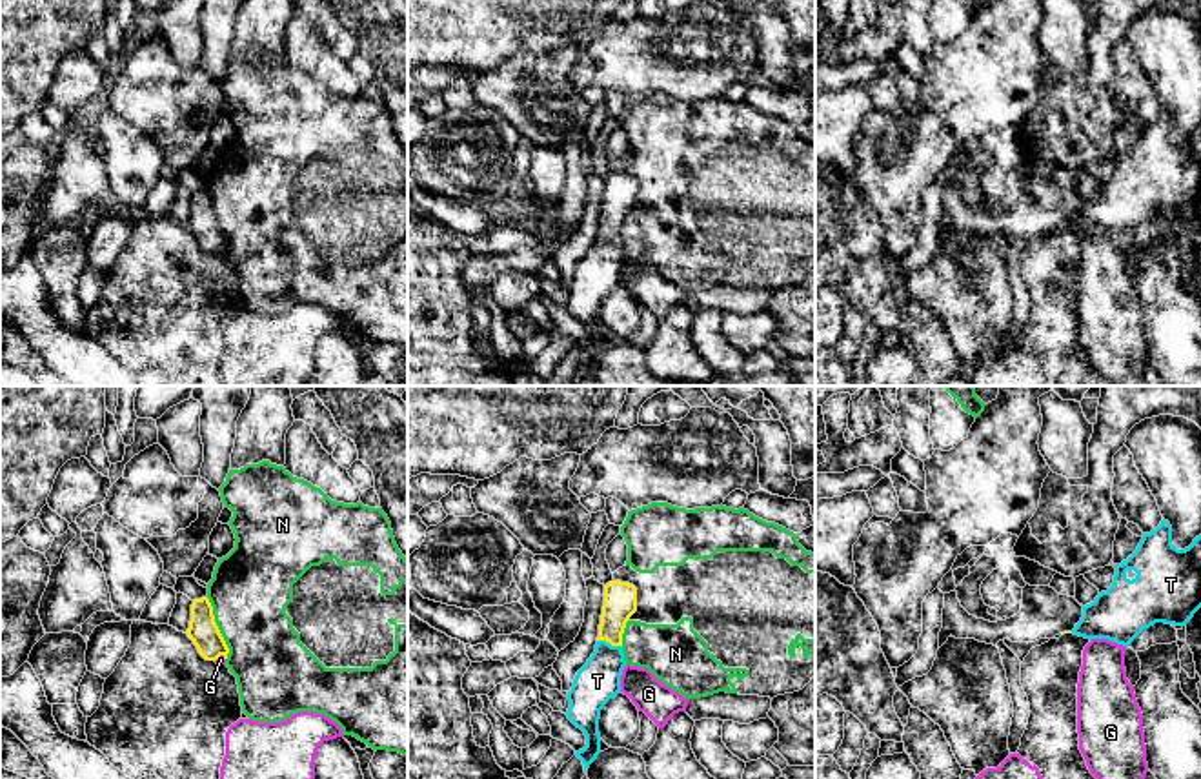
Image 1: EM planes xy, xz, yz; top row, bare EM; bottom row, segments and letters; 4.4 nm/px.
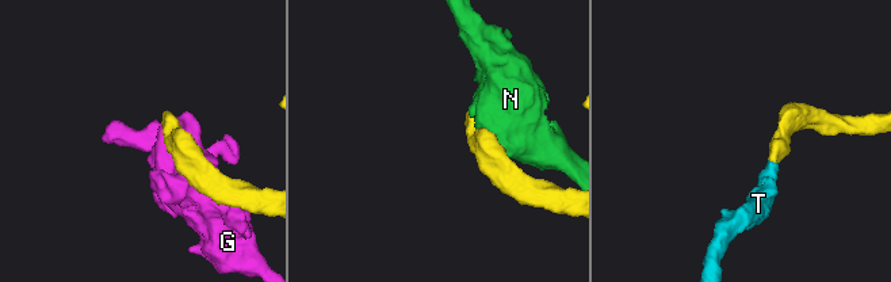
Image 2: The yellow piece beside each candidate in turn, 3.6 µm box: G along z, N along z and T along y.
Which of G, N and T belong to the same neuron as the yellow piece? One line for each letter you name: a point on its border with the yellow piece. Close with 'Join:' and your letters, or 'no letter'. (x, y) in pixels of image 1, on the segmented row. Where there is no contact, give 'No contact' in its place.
T: Touches yellow at xz (610, 643)
Join: T

